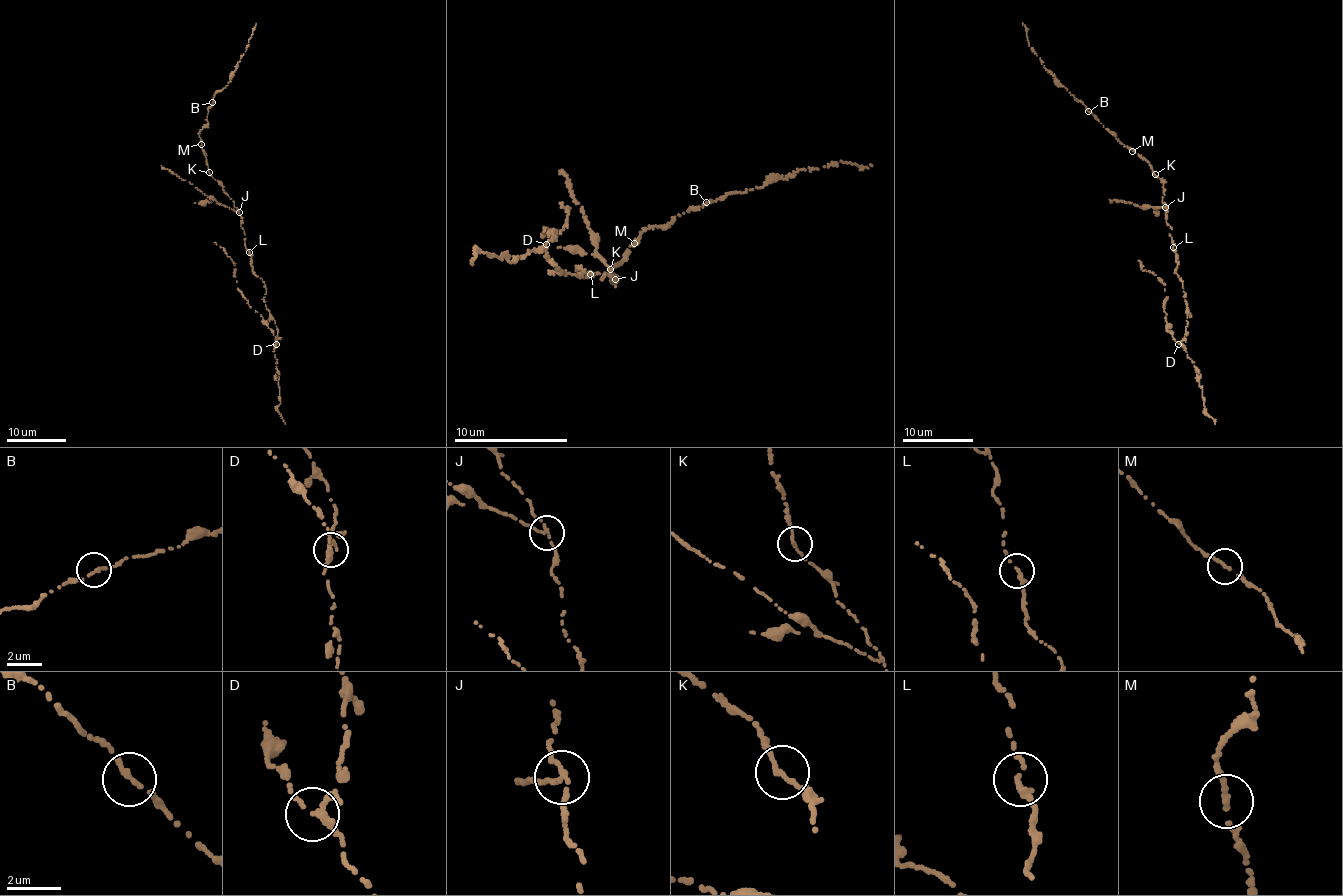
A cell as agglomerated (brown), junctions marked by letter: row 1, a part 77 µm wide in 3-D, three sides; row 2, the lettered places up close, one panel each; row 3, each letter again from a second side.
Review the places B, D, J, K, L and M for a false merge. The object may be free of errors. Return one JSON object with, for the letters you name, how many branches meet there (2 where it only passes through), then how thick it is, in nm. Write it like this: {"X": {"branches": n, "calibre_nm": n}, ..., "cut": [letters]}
{"J": {"branches": 3, "calibre_nm": 160}, "cut": ["J"]}

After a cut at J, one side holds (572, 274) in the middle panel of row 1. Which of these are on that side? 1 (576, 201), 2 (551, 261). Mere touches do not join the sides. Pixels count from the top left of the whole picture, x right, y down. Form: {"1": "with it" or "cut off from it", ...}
{"1": "cut off from it", "2": "with it"}

